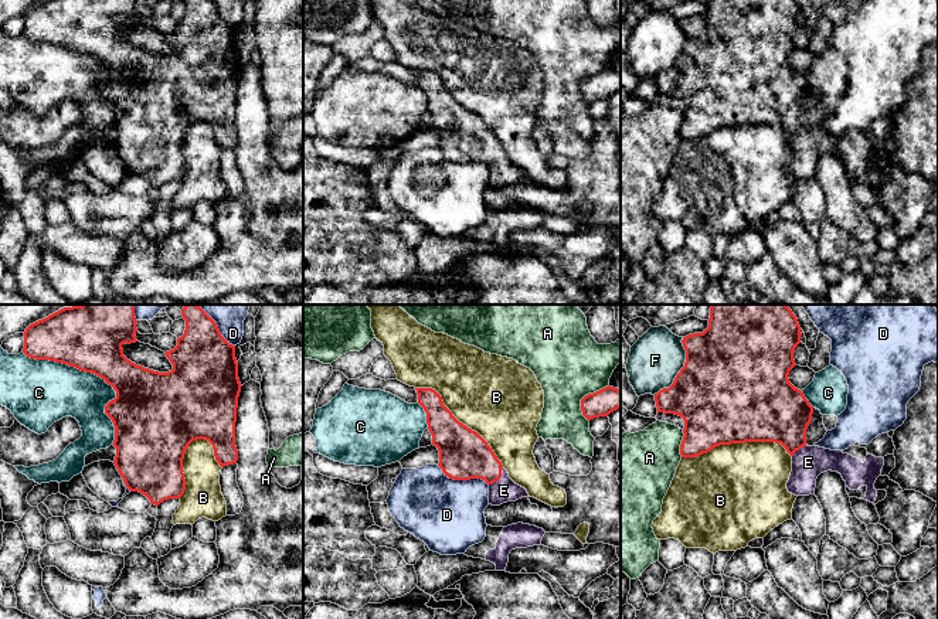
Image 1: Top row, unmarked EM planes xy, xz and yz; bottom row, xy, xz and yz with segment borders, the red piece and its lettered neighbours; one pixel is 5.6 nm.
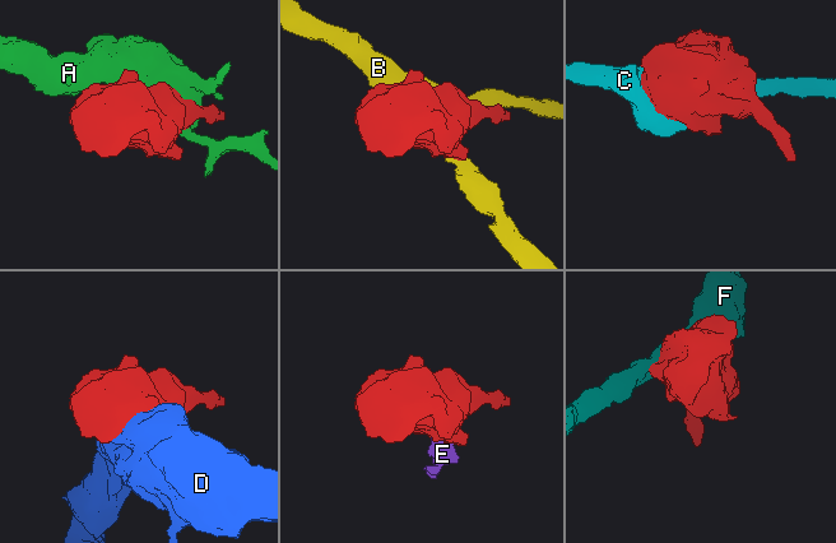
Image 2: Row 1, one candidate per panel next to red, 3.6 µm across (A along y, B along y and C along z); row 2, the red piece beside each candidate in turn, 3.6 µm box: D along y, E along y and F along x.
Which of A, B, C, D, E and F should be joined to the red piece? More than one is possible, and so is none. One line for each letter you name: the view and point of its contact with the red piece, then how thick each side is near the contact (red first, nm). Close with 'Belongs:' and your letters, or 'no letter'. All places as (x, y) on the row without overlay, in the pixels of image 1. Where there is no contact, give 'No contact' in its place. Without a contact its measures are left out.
E: Touches red at xz (499, 160). Thickness 280 nm (red) against 140 nm
Belongs: E

